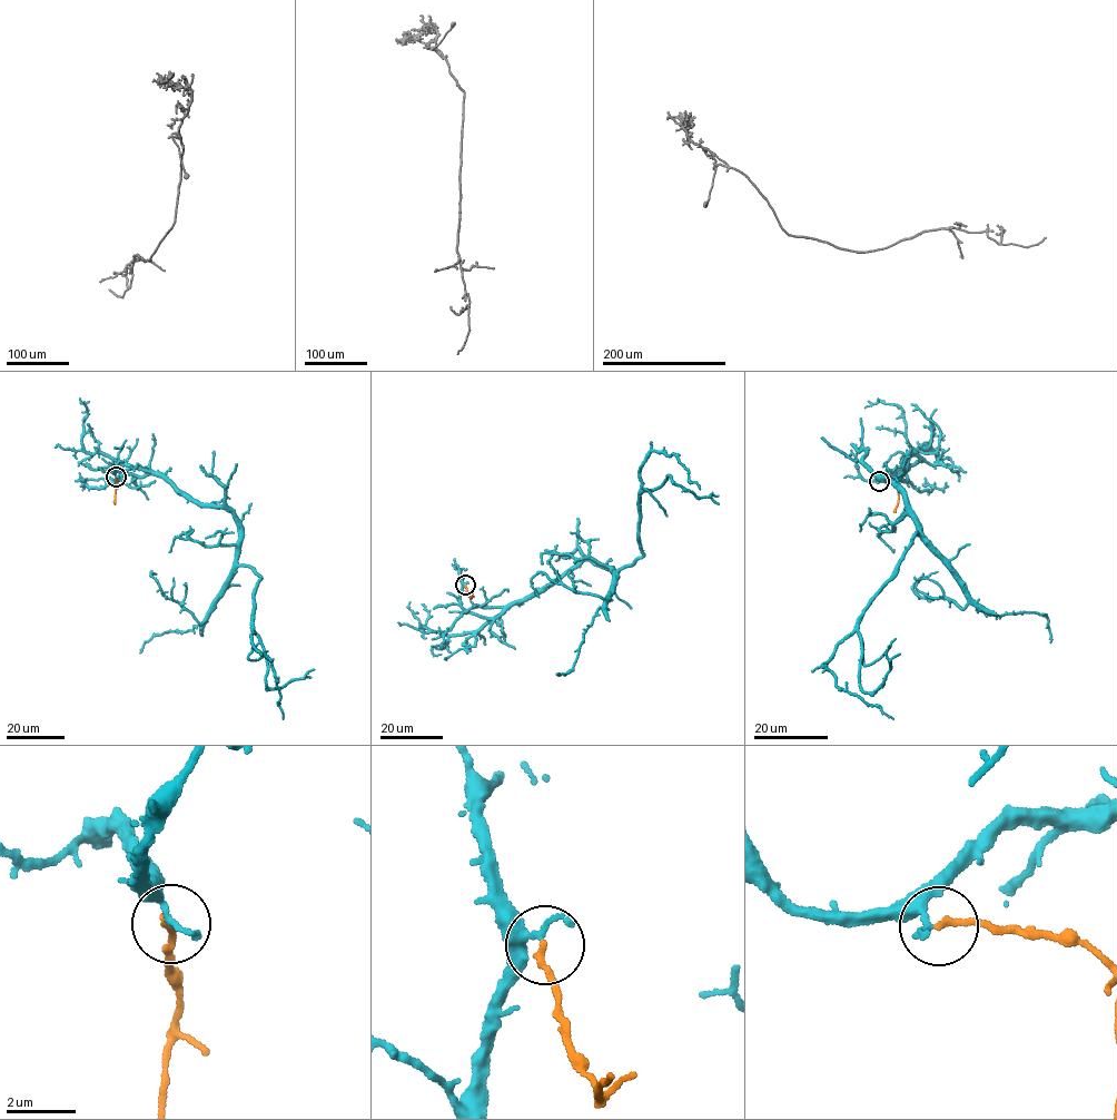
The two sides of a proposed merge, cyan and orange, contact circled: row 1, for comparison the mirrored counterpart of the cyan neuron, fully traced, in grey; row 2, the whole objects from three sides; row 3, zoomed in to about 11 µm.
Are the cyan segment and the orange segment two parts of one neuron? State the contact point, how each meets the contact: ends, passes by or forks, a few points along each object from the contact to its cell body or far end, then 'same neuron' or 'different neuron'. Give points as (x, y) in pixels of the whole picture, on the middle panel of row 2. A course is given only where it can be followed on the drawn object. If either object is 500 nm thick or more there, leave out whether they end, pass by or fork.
at (465, 585); cyan passes by; orange ends there; cyan runs (465, 585), (463, 608), (496, 618), (583, 561), (629, 566), (643, 554), (651, 452), (676, 457), (700, 489); orange runs (465, 585), (470, 598), (472, 589); same neuron

